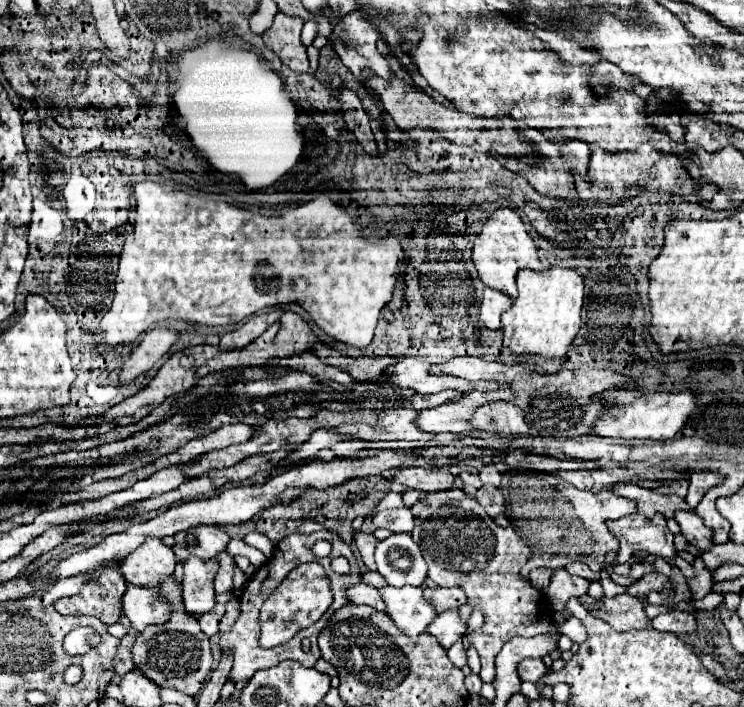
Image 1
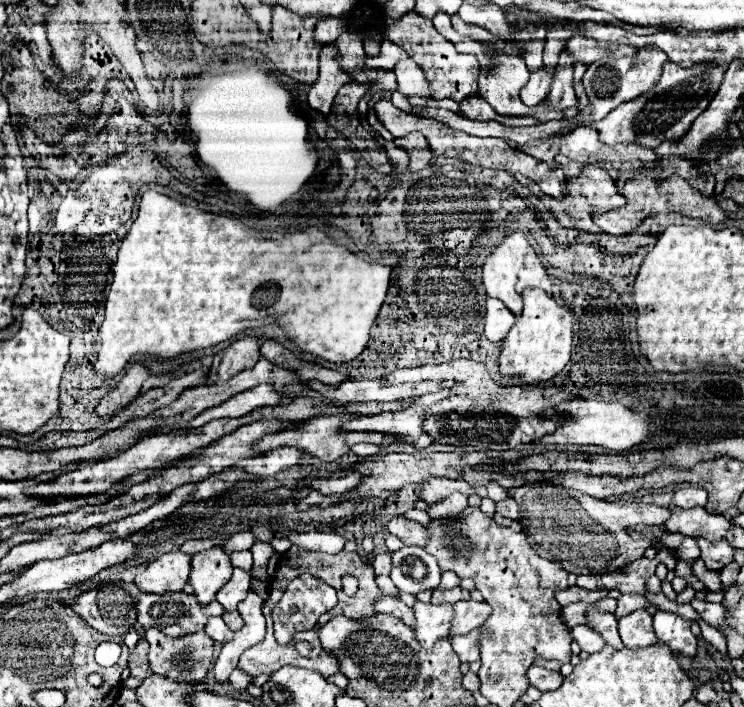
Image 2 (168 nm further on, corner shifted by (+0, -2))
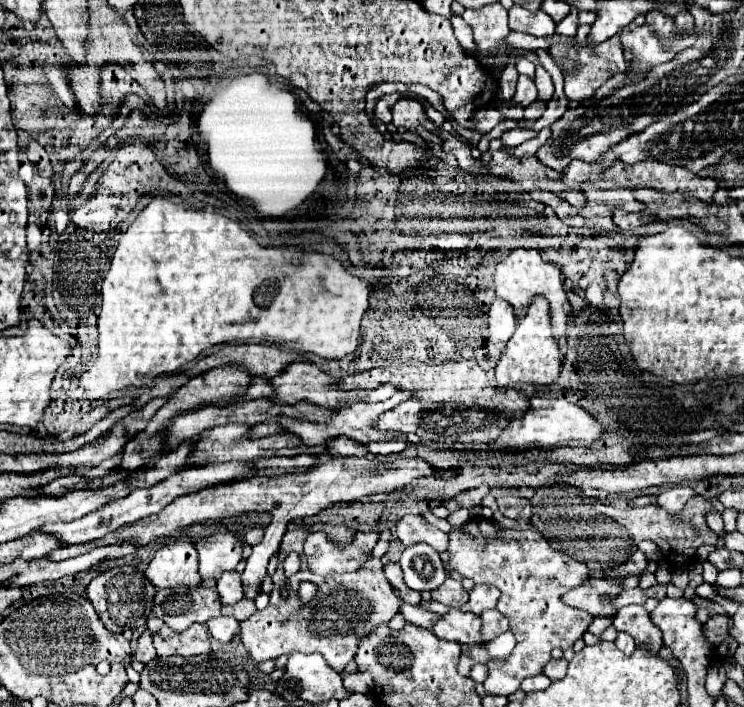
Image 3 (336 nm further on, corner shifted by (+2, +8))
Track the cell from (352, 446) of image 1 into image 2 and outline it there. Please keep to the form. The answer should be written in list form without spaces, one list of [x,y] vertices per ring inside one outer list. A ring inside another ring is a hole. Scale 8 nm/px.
[[[358,443],[350,447],[350,450],[358,456],[373,456],[380,453],[380,447],[372,443]]]

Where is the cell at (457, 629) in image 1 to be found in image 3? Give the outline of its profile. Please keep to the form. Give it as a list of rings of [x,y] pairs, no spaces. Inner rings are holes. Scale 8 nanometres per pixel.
[[[474,586],[470,592],[470,600],[462,606],[466,612],[480,614],[486,608],[496,608],[498,602],[498,588],[496,586]]]

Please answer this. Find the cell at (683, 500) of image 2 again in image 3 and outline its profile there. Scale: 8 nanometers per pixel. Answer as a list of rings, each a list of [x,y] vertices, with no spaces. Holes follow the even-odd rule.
[[[682,484],[670,486],[666,492],[662,492],[662,494],[658,496],[658,506],[666,508],[670,514],[678,514],[678,512],[682,510],[682,506],[684,506],[690,498],[694,498],[694,496],[696,496],[696,492],[694,492],[694,488],[690,488],[690,486],[682,486]]]

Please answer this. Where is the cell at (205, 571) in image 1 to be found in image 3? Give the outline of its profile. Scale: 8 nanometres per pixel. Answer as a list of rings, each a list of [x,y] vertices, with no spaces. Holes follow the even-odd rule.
[[[218,532],[196,544],[200,556],[200,578],[220,578],[222,572],[234,570],[242,560],[242,546],[232,532]]]

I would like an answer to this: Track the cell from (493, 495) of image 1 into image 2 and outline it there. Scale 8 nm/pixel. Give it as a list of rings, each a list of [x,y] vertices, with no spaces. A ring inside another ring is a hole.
[[[506,498],[502,502],[496,504],[496,512],[504,518],[512,518],[512,520],[520,520],[522,518],[522,512],[520,512],[520,506],[516,504],[514,498]]]

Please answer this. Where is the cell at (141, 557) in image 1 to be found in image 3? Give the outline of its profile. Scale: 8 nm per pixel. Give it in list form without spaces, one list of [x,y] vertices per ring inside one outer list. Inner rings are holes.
[[[170,542],[156,550],[154,558],[150,560],[146,568],[146,578],[156,586],[156,588],[190,588],[198,586],[202,580],[198,578],[198,554],[194,544],[184,544],[184,542]]]

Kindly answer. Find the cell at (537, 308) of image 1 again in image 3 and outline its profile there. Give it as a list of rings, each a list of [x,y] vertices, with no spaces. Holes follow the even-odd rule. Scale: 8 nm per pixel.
[[[536,296],[528,308],[528,312],[518,320],[518,328],[514,336],[508,340],[498,364],[496,364],[496,382],[498,386],[524,386],[524,384],[552,384],[562,366],[562,354],[558,342],[552,334],[550,324],[550,306],[544,296]]]

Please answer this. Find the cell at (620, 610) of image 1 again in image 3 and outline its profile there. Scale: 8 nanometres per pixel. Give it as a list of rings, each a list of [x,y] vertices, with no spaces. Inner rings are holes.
[[[640,604],[620,608],[614,616],[614,628],[628,632],[636,640],[636,644],[648,644],[652,652],[658,652],[662,646],[662,634],[658,626],[652,624],[646,608]]]

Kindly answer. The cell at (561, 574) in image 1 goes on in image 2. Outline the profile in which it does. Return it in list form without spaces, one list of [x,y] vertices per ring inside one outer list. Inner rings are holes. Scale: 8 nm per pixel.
[[[578,586],[556,592],[556,600],[558,600],[560,606],[568,606],[568,604],[574,604],[574,602],[596,602],[604,596],[608,596],[608,590],[590,590],[588,592],[588,590],[578,588]]]

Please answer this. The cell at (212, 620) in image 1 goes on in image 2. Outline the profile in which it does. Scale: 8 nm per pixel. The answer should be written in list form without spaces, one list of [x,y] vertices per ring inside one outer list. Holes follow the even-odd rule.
[[[210,618],[208,624],[206,624],[206,628],[204,628],[204,632],[206,632],[214,642],[220,642],[220,644],[226,644],[226,642],[234,636],[234,632],[224,624],[222,618]]]

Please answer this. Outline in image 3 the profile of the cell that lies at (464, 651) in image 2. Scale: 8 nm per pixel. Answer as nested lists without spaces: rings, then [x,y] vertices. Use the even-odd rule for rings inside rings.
[[[484,610],[480,614],[480,620],[482,620],[482,628],[480,628],[482,642],[490,642],[508,630],[508,622],[498,610]]]

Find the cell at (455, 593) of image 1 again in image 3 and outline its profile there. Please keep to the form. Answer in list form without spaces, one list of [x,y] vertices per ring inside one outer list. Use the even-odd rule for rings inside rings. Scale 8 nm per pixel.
[[[450,576],[438,590],[432,592],[432,600],[442,602],[446,606],[462,606],[466,602],[466,598],[468,598],[468,592],[464,590],[464,586]]]

